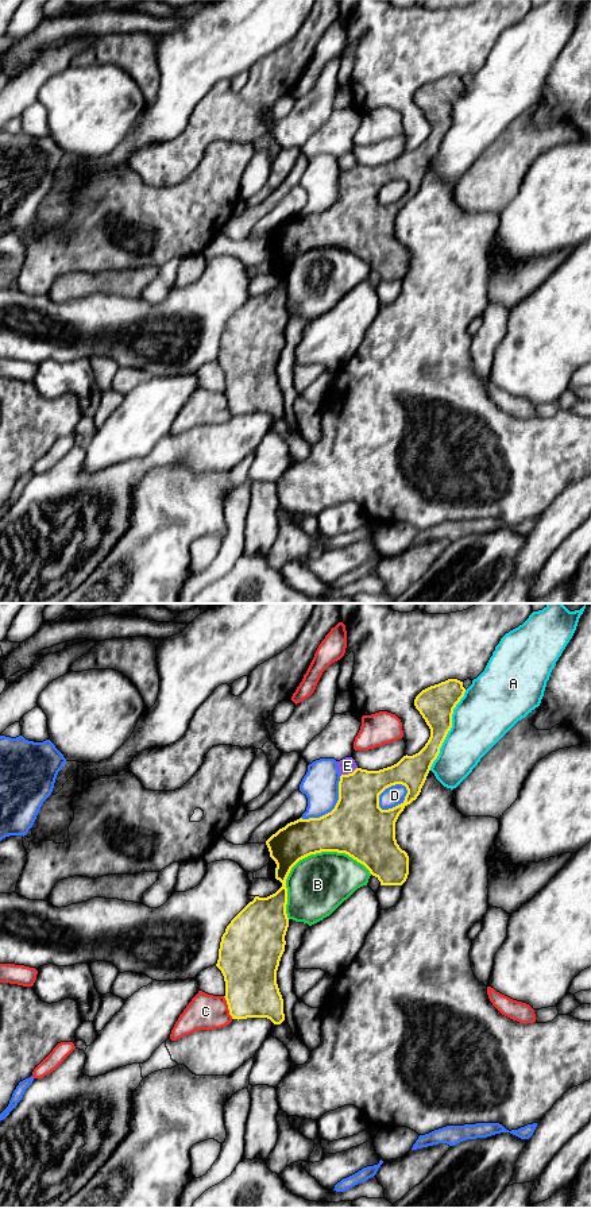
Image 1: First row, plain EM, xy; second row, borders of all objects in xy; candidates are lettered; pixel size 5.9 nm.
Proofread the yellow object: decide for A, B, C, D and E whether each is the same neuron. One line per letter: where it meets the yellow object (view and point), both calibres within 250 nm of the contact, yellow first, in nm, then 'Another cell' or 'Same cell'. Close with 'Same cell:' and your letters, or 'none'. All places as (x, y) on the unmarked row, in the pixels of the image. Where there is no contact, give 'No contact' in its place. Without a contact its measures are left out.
A: Touches yellow at xy (449, 124). Thickness 220 nm (yellow) against 340 nm. Another cell
B: Touches yellow at xy (306, 251). Thickness 260 nm (yellow) against 360 nm. Another cell
C: Touches yellow at xy (228, 402). Thickness 320 nm (yellow) against 220 nm. Another cell
D: Touches yellow at xy (387, 182). Thickness 280 nm (yellow) against 120 nm. Another cell
E: Touches yellow at xy (348, 169). Thickness 280 nm (yellow) against 100 nm. Another cell
Same cell: none

